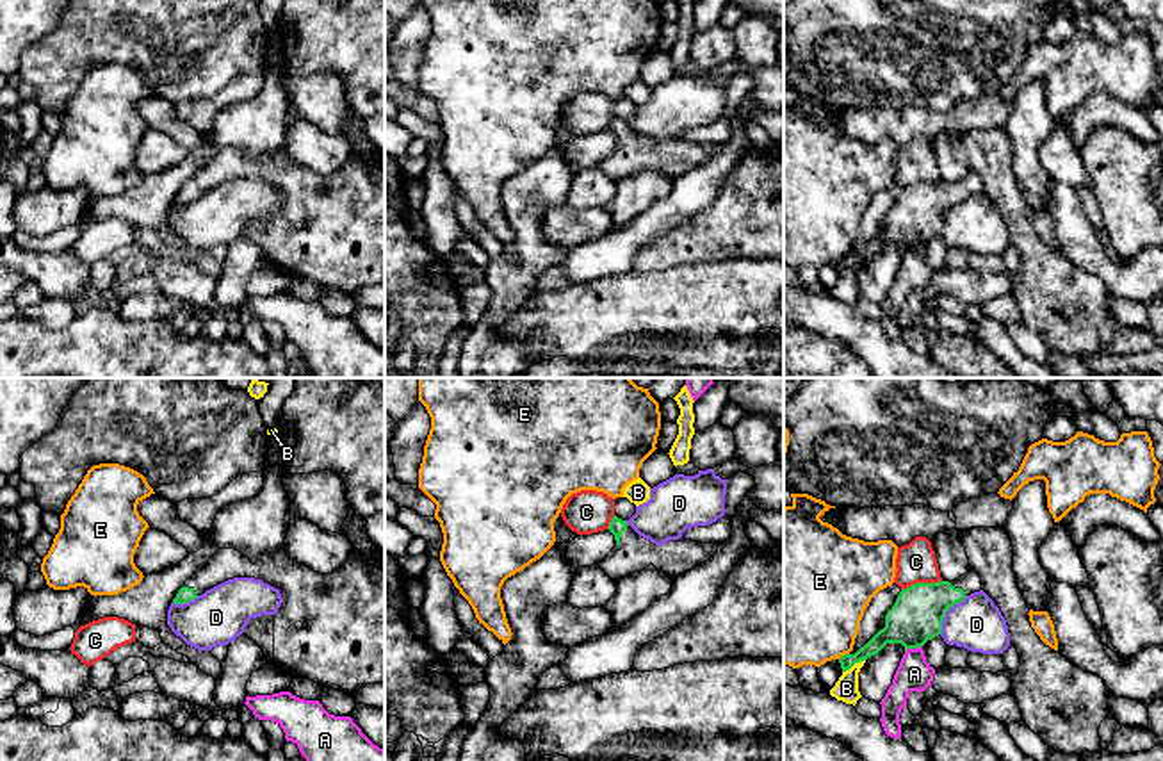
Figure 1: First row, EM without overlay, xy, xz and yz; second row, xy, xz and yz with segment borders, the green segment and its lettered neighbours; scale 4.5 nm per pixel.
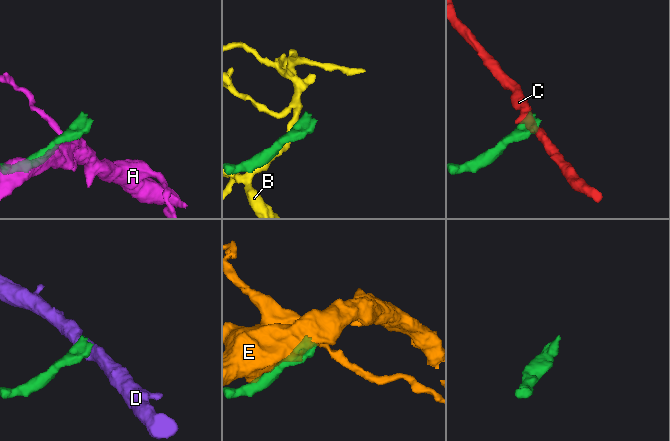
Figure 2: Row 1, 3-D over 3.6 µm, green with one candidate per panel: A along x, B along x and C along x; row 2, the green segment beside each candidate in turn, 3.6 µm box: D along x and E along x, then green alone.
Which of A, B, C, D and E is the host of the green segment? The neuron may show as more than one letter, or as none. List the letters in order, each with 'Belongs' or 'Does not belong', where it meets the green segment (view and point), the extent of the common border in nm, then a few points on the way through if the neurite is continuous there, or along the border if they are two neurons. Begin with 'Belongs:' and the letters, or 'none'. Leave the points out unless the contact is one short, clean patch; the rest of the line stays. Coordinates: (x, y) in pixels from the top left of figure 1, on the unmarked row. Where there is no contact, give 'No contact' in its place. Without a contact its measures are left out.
Belongs: none
A: Does not belong. Touches green at yz (912, 248). Shared border 80 nm
B: Does not belong. Touches green at yz (853, 264). Shared border 120 nm
C: Does not belong. Touches green at yz (921, 184). Shared border 190 nm. Boundary: yz (941, 180), (914, 184), (902, 191)
D: Does not belong. Touches green at yz (946, 211). Shared border 220 nm. Boundary: yz (967, 196), (946, 212), (939, 234)
E: Does not belong. Touches green at yz (845, 255). Shared border 60 nm

